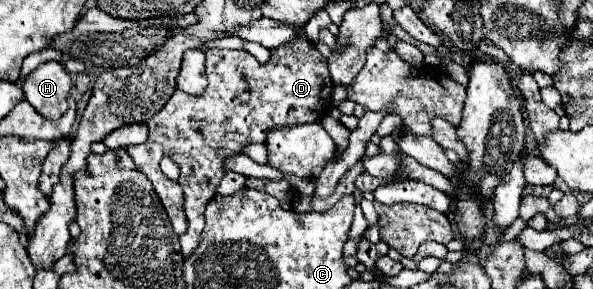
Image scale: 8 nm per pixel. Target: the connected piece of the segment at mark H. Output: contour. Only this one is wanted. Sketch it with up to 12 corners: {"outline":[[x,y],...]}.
{"outline":[[56,60],[22,84],[26,100],[48,120],[68,108],[74,88]]}

